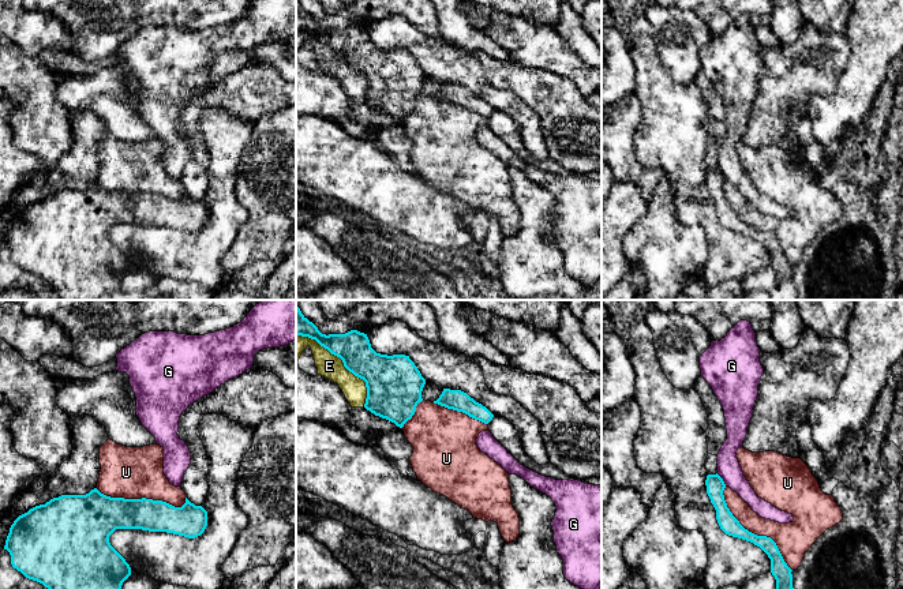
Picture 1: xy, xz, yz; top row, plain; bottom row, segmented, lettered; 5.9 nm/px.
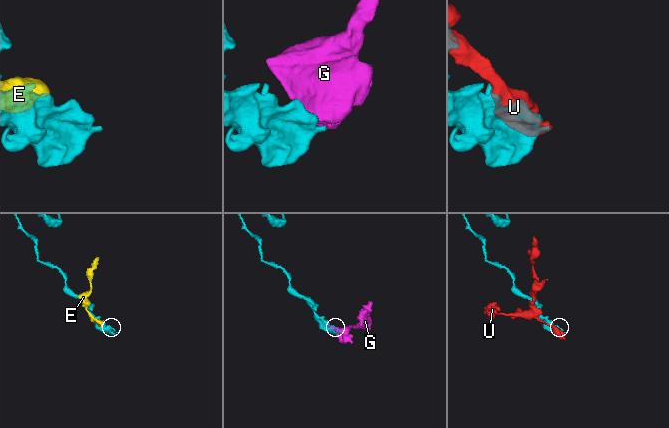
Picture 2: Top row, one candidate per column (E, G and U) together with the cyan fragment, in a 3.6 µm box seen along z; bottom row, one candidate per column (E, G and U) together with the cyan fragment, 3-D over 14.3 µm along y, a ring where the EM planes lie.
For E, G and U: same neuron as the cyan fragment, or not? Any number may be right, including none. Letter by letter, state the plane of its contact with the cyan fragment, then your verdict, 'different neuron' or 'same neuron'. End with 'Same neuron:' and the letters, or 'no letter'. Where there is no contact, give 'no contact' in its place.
E: xz | different neuron
G: yz | different neuron
U: yz | different neuron
Same neuron: no letter

